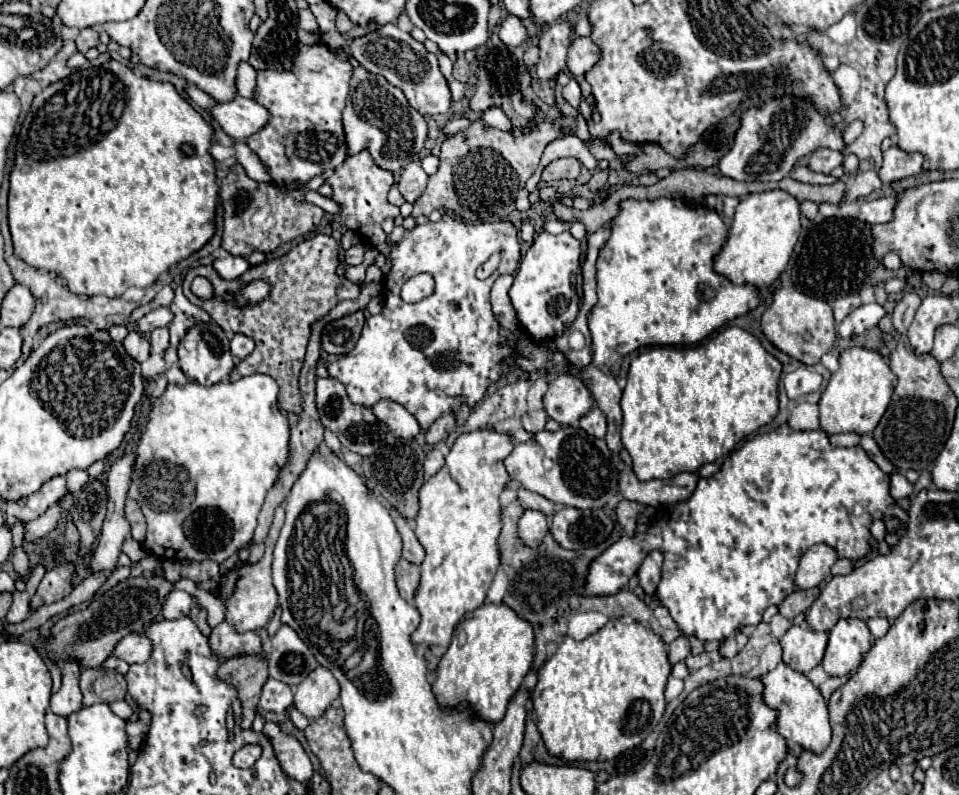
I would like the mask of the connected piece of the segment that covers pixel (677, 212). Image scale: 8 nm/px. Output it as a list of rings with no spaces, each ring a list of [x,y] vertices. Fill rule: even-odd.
[[[628,198],[628,200],[622,200],[618,204],[618,214],[608,222],[608,228],[610,228],[610,238],[606,240],[606,244],[602,246],[602,252],[598,256],[598,262],[596,262],[596,282],[598,282],[598,302],[592,306],[592,310],[588,312],[588,328],[590,328],[590,334],[592,334],[592,362],[604,372],[604,374],[610,374],[610,376],[618,376],[620,372],[620,364],[622,364],[622,358],[642,346],[652,346],[652,344],[658,344],[658,346],[678,346],[678,344],[696,344],[704,338],[708,338],[714,330],[722,328],[728,320],[734,320],[746,312],[750,312],[752,308],[758,306],[758,290],[754,286],[738,286],[738,284],[732,284],[730,280],[726,280],[724,276],[718,276],[714,270],[712,270],[712,256],[716,256],[722,248],[722,244],[726,242],[726,236],[728,236],[728,228],[722,220],[722,216],[702,204],[688,204],[686,200],[678,200],[678,198],[656,198],[656,200],[634,200],[634,198]]]

